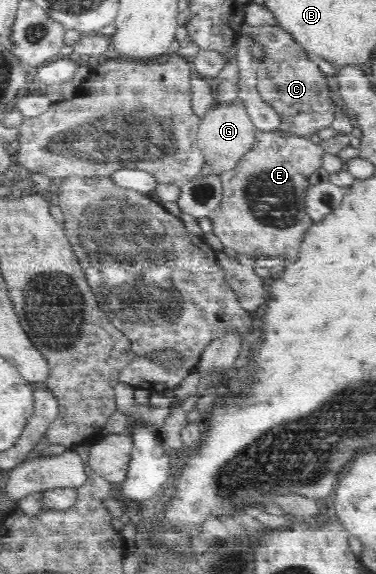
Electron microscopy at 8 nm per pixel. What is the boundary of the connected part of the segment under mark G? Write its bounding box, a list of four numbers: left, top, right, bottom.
[197,101,254,174]

